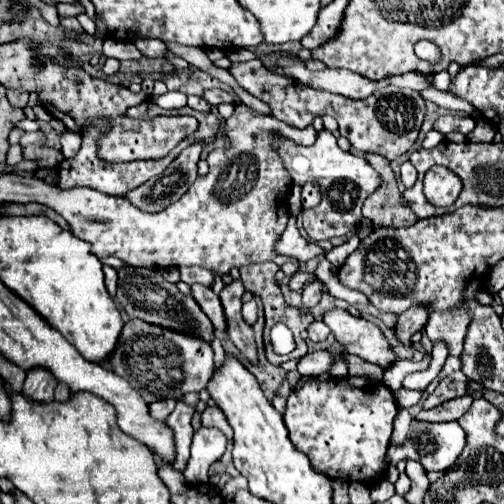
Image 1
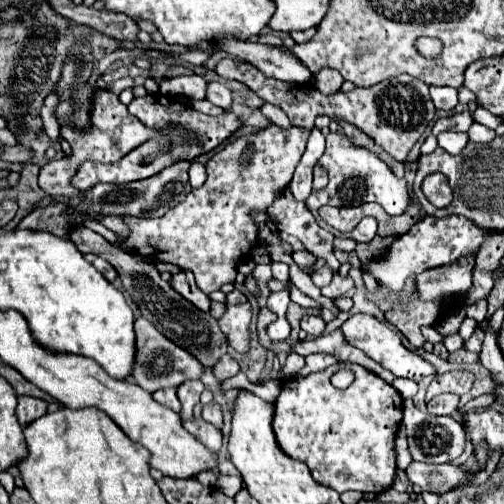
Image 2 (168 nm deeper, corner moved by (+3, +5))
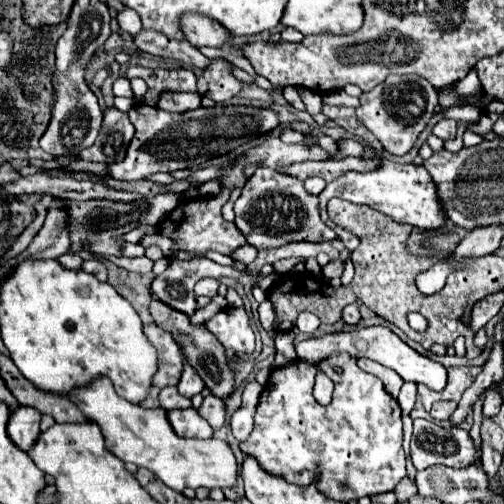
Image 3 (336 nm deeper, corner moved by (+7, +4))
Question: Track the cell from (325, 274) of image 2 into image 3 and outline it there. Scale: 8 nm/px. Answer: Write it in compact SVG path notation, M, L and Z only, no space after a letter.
M331 260L329 264L323 266L323 278L325 280L331 280L331 278L337 278L343 274L343 260Z

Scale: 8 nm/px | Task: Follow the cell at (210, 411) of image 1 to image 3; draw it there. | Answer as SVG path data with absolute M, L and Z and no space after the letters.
M207 396L205 400L203 400L203 404L201 404L201 408L199 408L199 414L211 424L211 428L213 430L217 430L217 428L221 428L223 424L225 424L225 402L221 400L221 398L217 398L217 396Z

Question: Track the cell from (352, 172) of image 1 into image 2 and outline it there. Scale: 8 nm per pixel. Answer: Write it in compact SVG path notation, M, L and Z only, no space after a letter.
M329 133L327 135L327 149L319 163L329 171L329 185L321 191L315 191L307 205L313 215L317 217L317 209L321 205L335 205L335 207L357 207L363 203L379 203L389 215L403 215L409 207L411 195L405 179L397 179L387 163L379 159L373 151L353 145L353 141L345 133Z

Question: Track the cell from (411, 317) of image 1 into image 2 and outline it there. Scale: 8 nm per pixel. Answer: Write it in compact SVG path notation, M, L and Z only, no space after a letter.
M475 255L461 257L457 263L447 263L435 269L427 269L417 275L421 299L439 299L443 295L463 295L471 289L471 273Z

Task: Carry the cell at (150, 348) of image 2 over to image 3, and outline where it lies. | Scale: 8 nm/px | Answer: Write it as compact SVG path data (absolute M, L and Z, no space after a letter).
M145 324L143 332L147 340L157 348L157 372L153 376L153 386L177 386L183 372L183 354L179 344L173 340L169 332L163 332L155 324Z

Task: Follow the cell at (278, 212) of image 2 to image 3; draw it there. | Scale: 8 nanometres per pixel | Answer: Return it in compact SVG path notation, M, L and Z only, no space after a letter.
M257 168L255 174L247 180L239 200L235 202L235 214L237 228L247 236L247 242L257 250L281 246L285 242L295 240L321 242L327 240L323 238L327 236L325 232L333 232L319 218L317 196L307 194L299 178L269 168Z

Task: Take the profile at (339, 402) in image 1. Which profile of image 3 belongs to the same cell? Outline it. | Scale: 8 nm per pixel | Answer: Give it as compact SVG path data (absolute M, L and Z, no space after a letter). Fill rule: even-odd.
M333 354L325 358L321 364L313 366L301 360L295 360L287 366L275 368L271 372L263 394L259 398L257 414L255 414L255 428L245 442L241 442L241 450L255 456L263 470L283 476L291 484L309 486L315 480L315 486L329 498L339 502L359 500L363 496L375 496L383 492L391 492L401 478L405 478L405 454L401 448L403 430L401 430L401 408L397 400L385 390L383 382L357 368L355 358L349 354ZM341 368L343 372L335 372ZM315 372L325 372L333 384L333 400L327 406L321 406L313 398L313 384Z

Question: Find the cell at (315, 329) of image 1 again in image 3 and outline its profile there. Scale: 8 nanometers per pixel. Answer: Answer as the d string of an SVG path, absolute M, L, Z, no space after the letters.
M301 312L299 318L297 318L297 328L301 332L305 332L305 334L313 334L319 328L319 324L321 324L319 318L315 314L311 314L311 312Z

